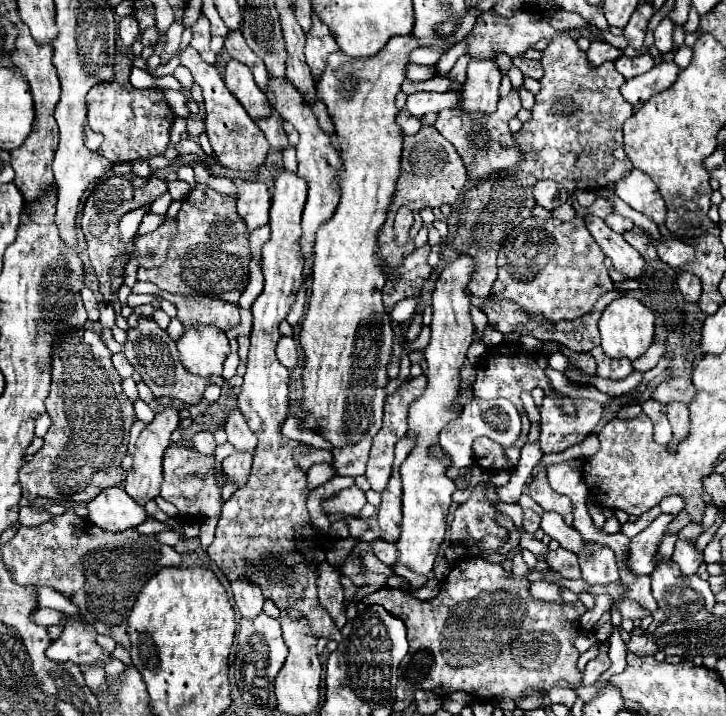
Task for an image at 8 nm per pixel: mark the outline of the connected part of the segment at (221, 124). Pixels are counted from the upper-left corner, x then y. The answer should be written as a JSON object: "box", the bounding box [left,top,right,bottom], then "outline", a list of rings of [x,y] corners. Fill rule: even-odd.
{"box":[182,48,270,170],"outline":[[[188,48],[182,54],[182,66],[186,66],[192,72],[194,82],[204,92],[206,136],[212,144],[212,150],[214,150],[214,156],[218,158],[218,162],[226,168],[232,168],[232,170],[258,170],[264,164],[264,160],[270,152],[270,144],[264,138],[262,130],[250,120],[250,116],[242,108],[242,104],[228,92],[228,88],[224,86],[218,70],[210,64],[202,62],[200,54],[194,48]]]}

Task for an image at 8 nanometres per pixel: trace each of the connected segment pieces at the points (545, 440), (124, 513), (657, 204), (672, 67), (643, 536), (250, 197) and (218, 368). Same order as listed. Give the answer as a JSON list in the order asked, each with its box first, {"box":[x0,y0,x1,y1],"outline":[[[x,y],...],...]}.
[{"box":[540,396,602,454],"outline":[[[544,396],[540,408],[542,430],[540,430],[540,450],[542,454],[564,452],[568,446],[580,444],[588,434],[592,434],[602,418],[602,408],[594,408],[590,400],[576,400],[578,416],[570,418],[560,412],[550,396]]]},{"box":[88,488,146,532],"outline":[[[106,488],[88,502],[88,520],[102,530],[122,532],[146,520],[146,510],[122,488]]]},{"box":[614,170,666,224],"outline":[[[632,170],[614,186],[614,194],[636,212],[650,216],[656,224],[664,224],[666,206],[658,192],[658,186],[648,174]]]},{"box":[620,62,680,108],"outline":[[[660,62],[646,74],[626,80],[622,84],[620,92],[626,102],[630,102],[634,108],[638,108],[646,100],[650,100],[654,94],[670,88],[676,82],[678,74],[680,74],[680,68],[674,62]]]},{"box":[628,514,674,574],"outline":[[[660,514],[644,532],[632,538],[628,566],[634,574],[650,574],[656,568],[658,548],[668,534],[668,524],[674,518],[674,514]]]},{"box":[234,180,270,232],"outline":[[[234,180],[238,186],[238,214],[246,222],[248,232],[268,224],[270,210],[270,194],[264,182],[244,182]]]},{"box":[178,326,230,376],"outline":[[[186,326],[178,340],[178,356],[182,366],[196,376],[222,376],[222,364],[230,354],[226,334],[216,326]]]}]

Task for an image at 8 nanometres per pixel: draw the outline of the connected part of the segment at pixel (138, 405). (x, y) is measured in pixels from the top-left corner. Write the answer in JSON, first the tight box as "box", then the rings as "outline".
{"box":[133,400,155,422],"outline":[[[137,400],[133,403],[134,411],[137,419],[143,422],[151,422],[154,419],[155,413],[150,408],[149,404],[142,400]]]}

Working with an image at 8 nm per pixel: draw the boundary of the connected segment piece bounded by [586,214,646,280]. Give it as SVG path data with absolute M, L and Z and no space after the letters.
M588 214L586 216L586 226L590 230L590 234L594 236L594 240L598 242L598 246L604 250L604 254L612 260L614 268L624 276L624 278L632 278L638 280L644 274L644 258L638 254L638 250L634 250L620 234L616 234L614 230L610 230L602 218Z

